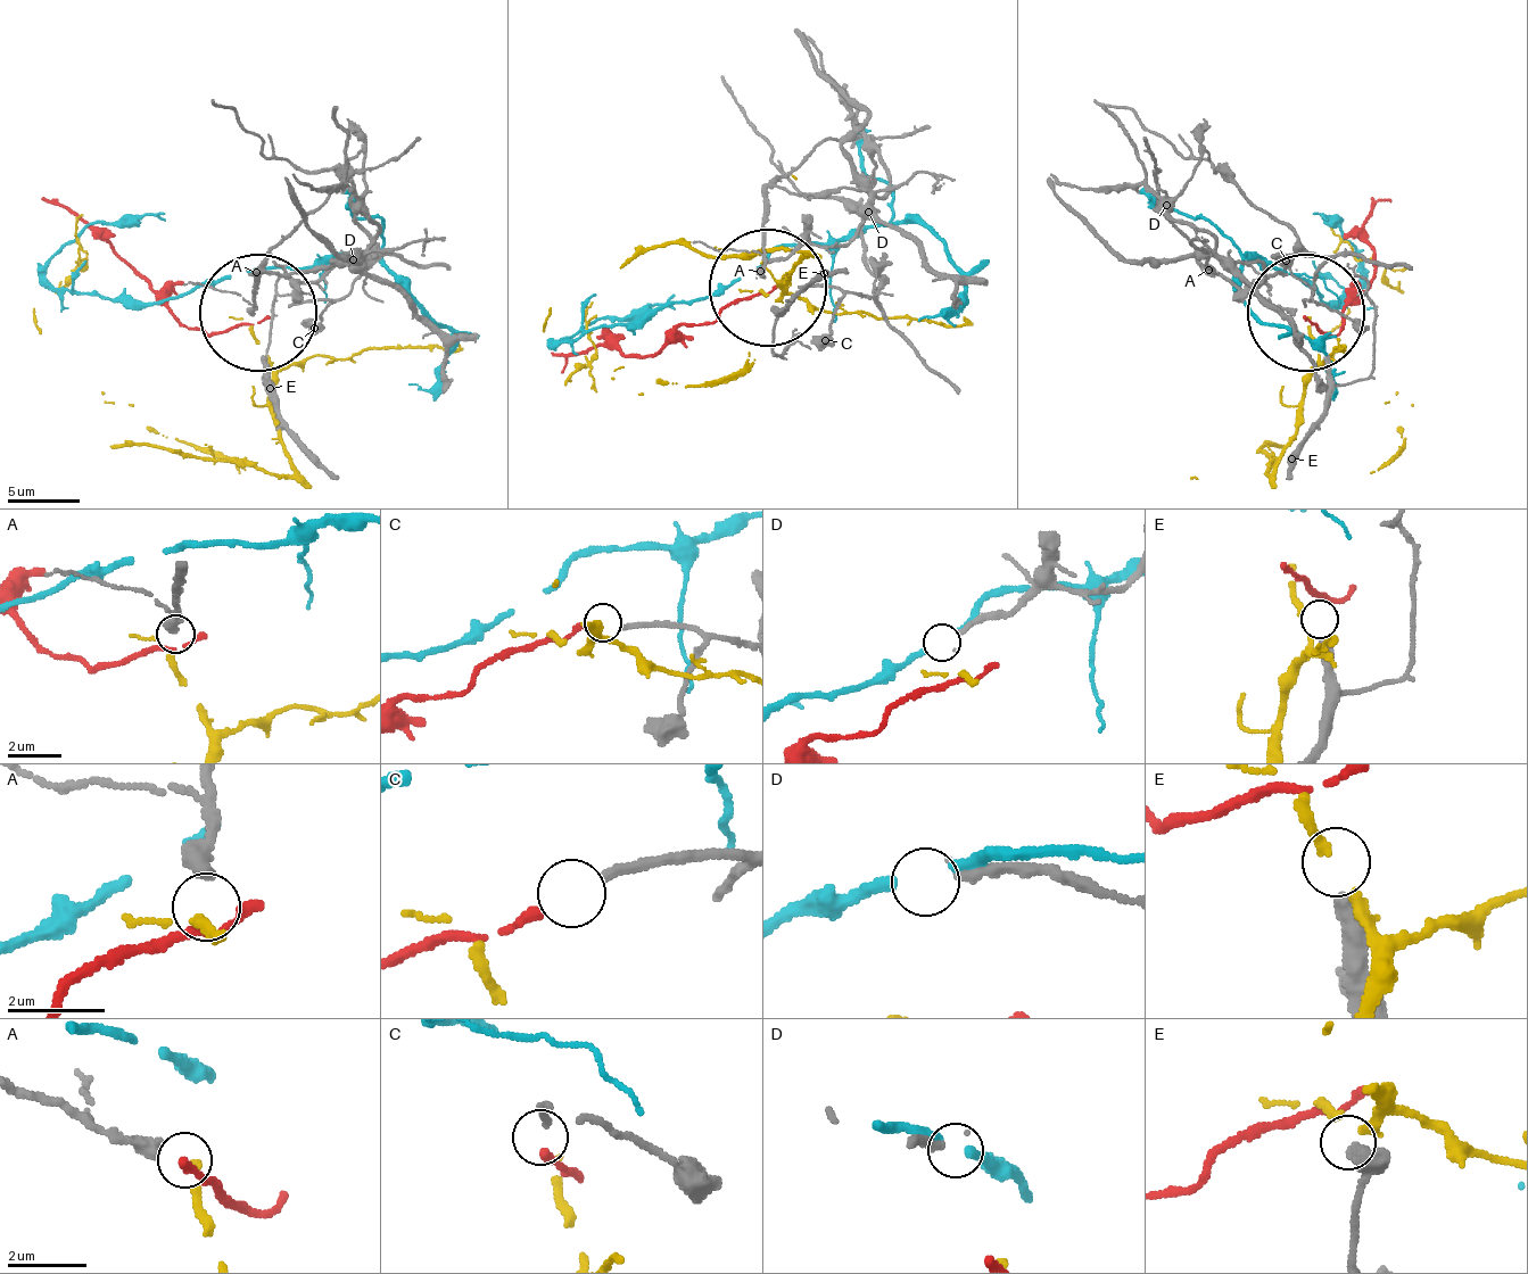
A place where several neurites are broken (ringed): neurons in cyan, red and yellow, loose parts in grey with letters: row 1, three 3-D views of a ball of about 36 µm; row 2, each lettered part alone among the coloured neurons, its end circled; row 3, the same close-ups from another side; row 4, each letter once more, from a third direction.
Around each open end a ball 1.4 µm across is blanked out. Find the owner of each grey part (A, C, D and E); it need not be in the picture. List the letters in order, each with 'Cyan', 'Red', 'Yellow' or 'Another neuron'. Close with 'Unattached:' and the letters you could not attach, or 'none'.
A: Yellow
C: Red
D: Another neuron
E: Another neuron
Unattached: D, E

